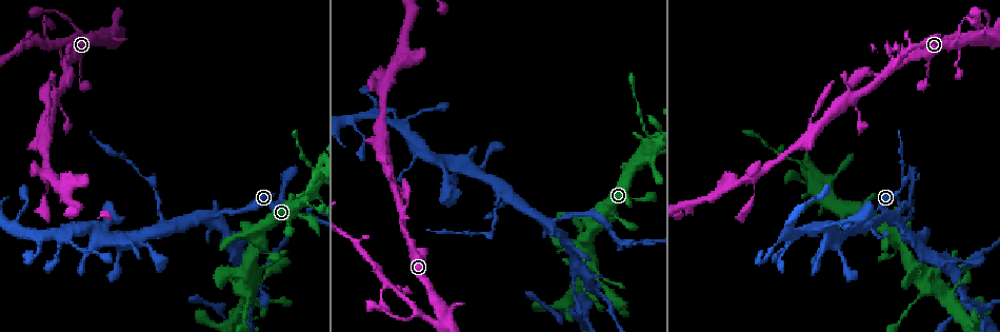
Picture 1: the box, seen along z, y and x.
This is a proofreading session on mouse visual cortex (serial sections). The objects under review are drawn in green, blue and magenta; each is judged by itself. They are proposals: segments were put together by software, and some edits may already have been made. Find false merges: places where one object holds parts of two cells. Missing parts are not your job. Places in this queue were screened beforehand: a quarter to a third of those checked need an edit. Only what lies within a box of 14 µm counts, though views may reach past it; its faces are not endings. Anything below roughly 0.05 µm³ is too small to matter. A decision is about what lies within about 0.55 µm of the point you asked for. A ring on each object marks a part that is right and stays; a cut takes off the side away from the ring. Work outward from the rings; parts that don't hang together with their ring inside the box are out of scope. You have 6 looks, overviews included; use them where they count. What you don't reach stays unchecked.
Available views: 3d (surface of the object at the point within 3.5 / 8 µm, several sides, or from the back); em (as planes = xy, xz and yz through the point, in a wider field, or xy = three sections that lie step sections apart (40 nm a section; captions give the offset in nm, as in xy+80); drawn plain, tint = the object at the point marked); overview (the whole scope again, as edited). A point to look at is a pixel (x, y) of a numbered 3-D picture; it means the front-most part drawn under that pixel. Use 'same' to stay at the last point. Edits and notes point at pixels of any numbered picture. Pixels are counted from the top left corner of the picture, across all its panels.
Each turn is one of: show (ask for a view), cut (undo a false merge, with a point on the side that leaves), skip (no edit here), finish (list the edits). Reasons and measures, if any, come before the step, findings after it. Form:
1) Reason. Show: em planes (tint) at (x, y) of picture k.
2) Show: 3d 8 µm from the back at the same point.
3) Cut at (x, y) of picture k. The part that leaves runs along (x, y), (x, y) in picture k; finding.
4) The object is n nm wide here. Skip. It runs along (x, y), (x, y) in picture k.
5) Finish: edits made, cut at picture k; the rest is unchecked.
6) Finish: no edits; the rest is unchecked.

Three-way junction. Show: 3d 3.5 µm at (552, 223) of picture 1.

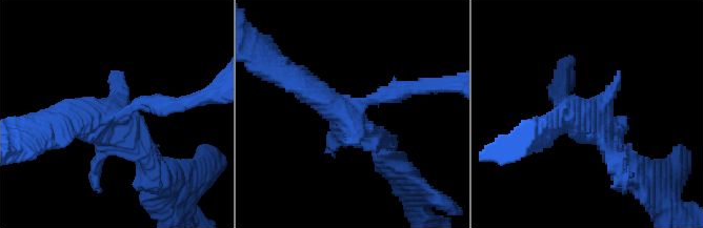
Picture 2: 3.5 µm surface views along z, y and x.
Show: em xy step 3 (tint) at (117, 113) of picture 2.

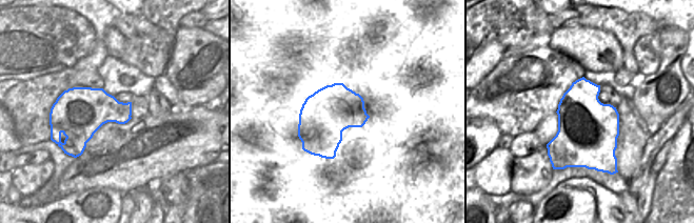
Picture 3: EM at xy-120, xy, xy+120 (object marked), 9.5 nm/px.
Cut it another way. Show: em xy step 2 (tint) at the same point.

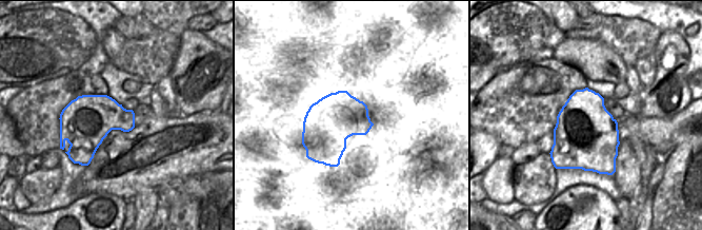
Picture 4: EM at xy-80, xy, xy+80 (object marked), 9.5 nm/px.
Skip. All the same cell.

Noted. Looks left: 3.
Small branch off a trunk. Show: 3d 8 µm at (863, 227) of picture 1.

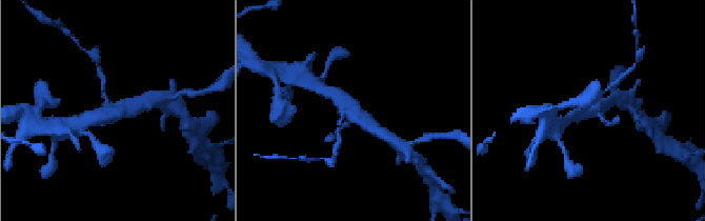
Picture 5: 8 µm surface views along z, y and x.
Show: 3d 3.5 µm at (589, 110) of picture 5.

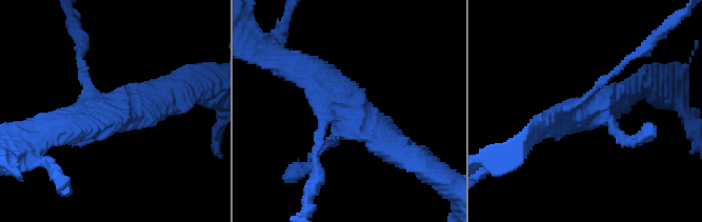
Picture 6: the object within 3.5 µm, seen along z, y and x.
Skip. It runs along (407, 157), (306, 65) in picture 6; all the same cell.

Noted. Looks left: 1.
Finish: no edits; the rest is unchecked.

